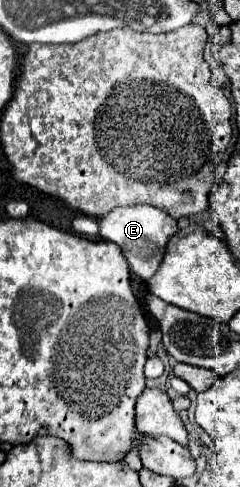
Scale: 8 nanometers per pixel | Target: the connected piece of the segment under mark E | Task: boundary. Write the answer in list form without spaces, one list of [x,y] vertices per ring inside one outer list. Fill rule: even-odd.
[[[135,204],[135,206],[117,206],[113,208],[109,214],[103,214],[97,218],[99,224],[99,236],[103,240],[109,240],[113,244],[117,244],[123,252],[123,256],[127,258],[131,270],[143,278],[149,280],[165,254],[165,246],[169,242],[169,238],[177,232],[177,220],[171,218],[165,210],[147,206],[147,204]]]

